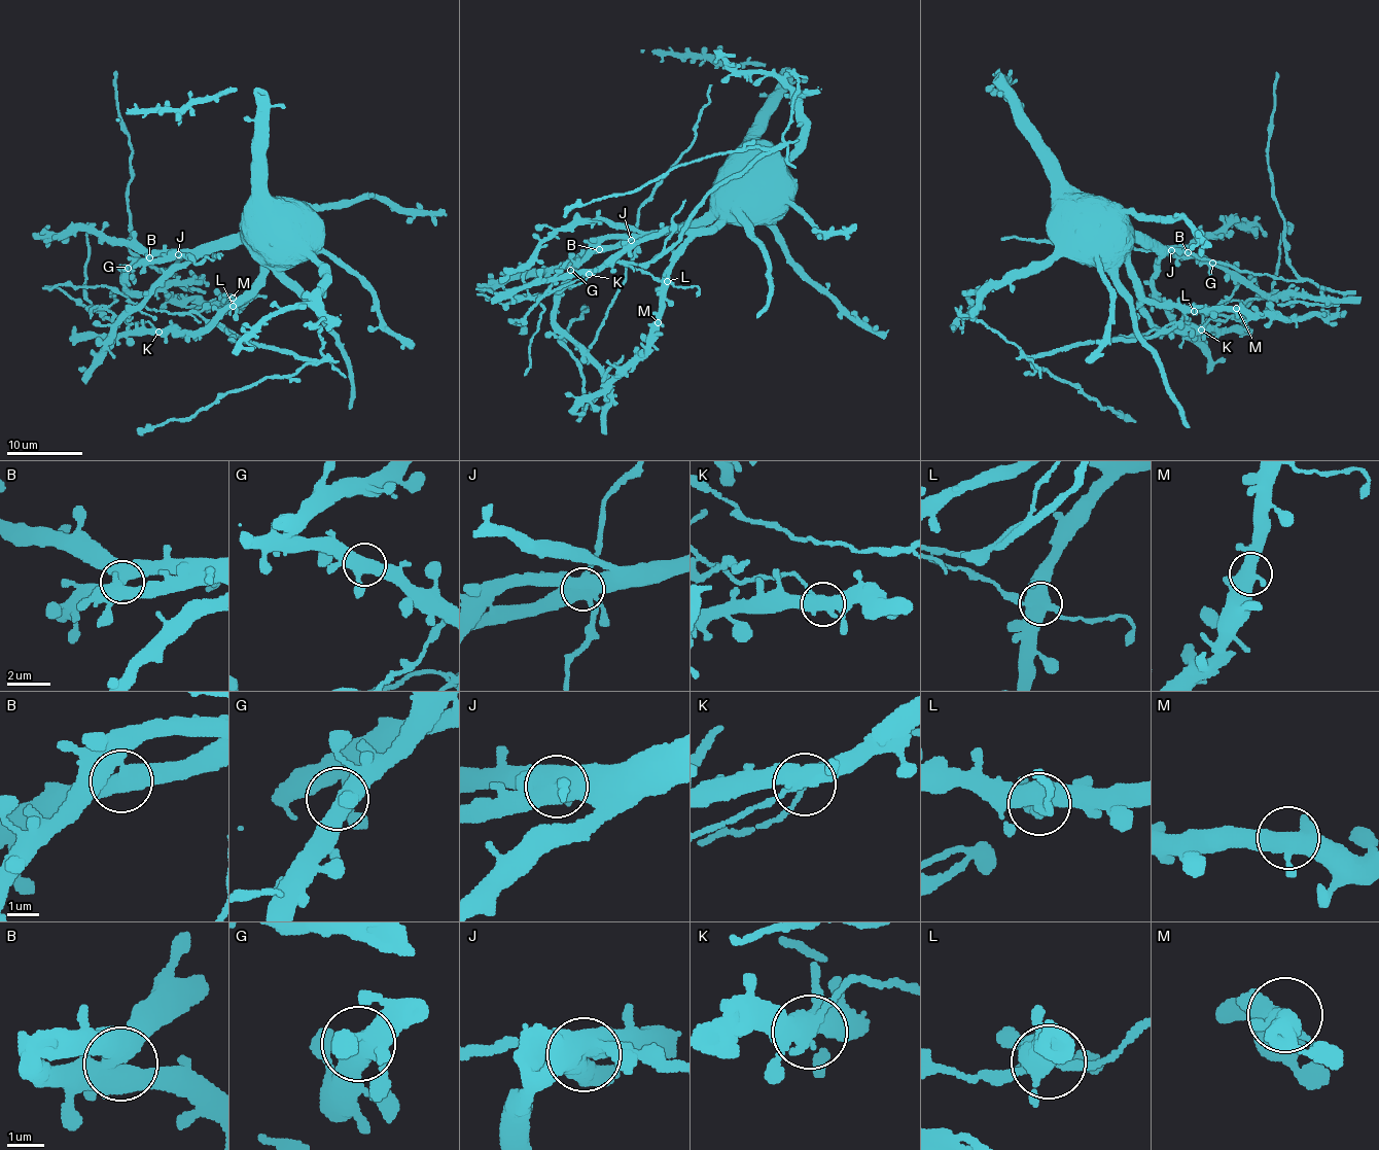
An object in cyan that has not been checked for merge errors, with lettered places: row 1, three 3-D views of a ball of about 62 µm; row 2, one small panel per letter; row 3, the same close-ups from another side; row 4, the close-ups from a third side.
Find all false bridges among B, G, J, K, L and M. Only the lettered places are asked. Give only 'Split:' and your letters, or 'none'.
Split: J, K, L

